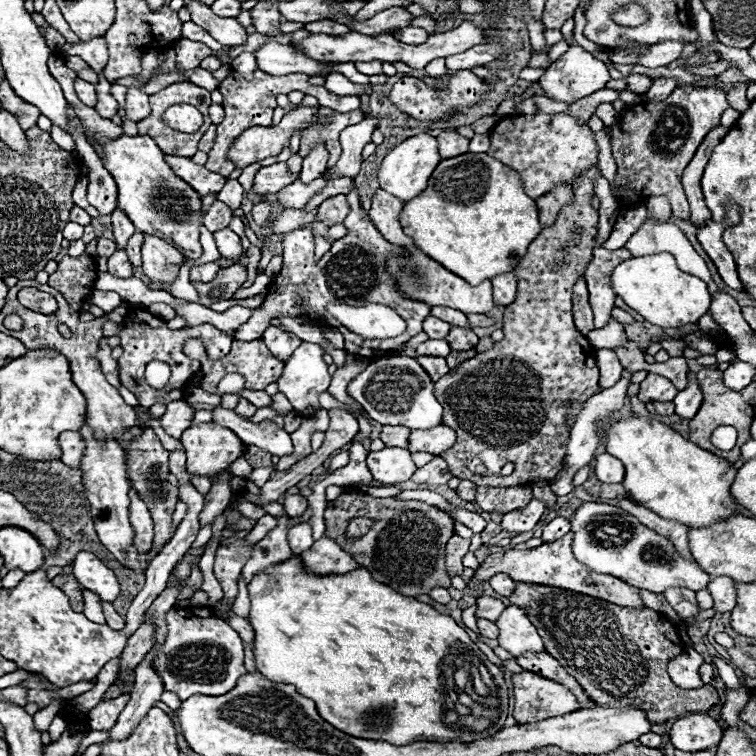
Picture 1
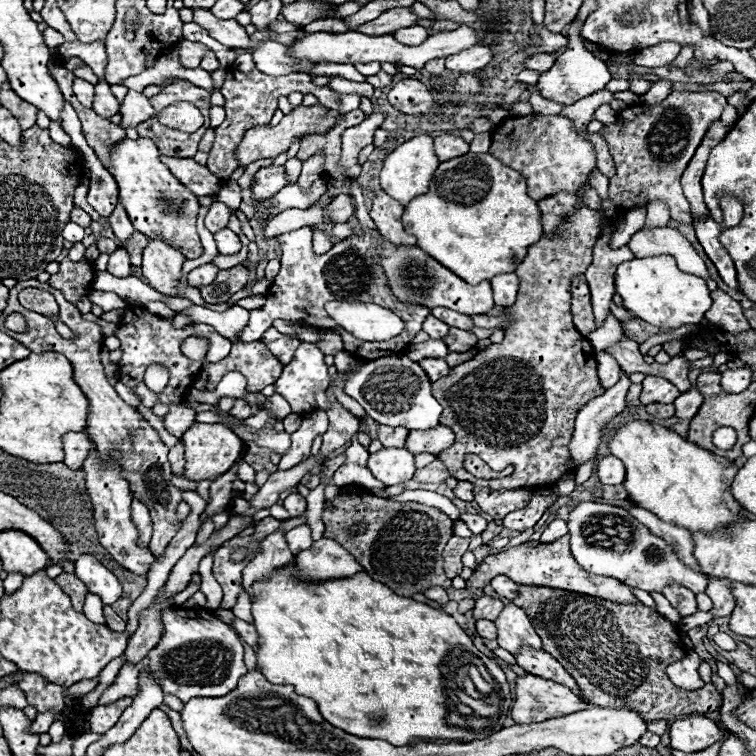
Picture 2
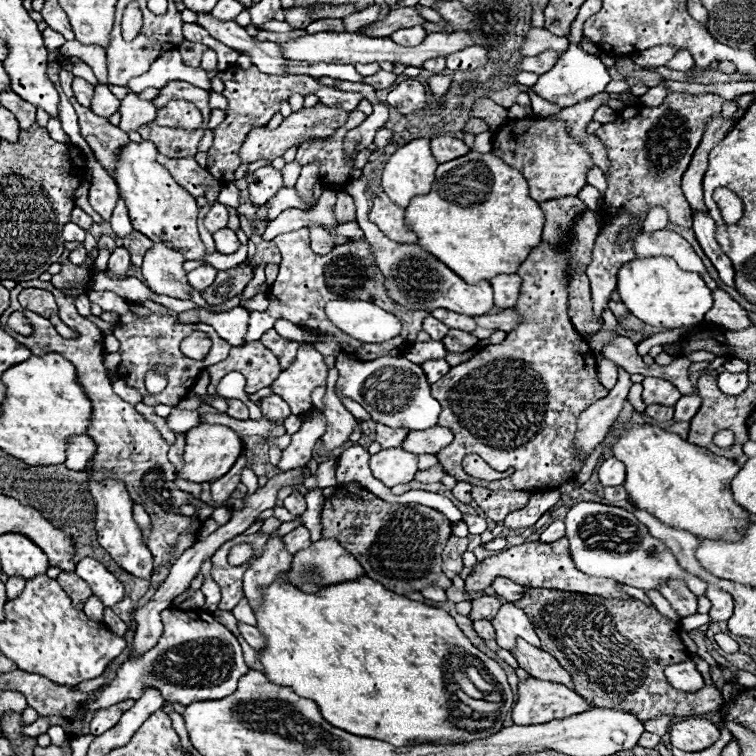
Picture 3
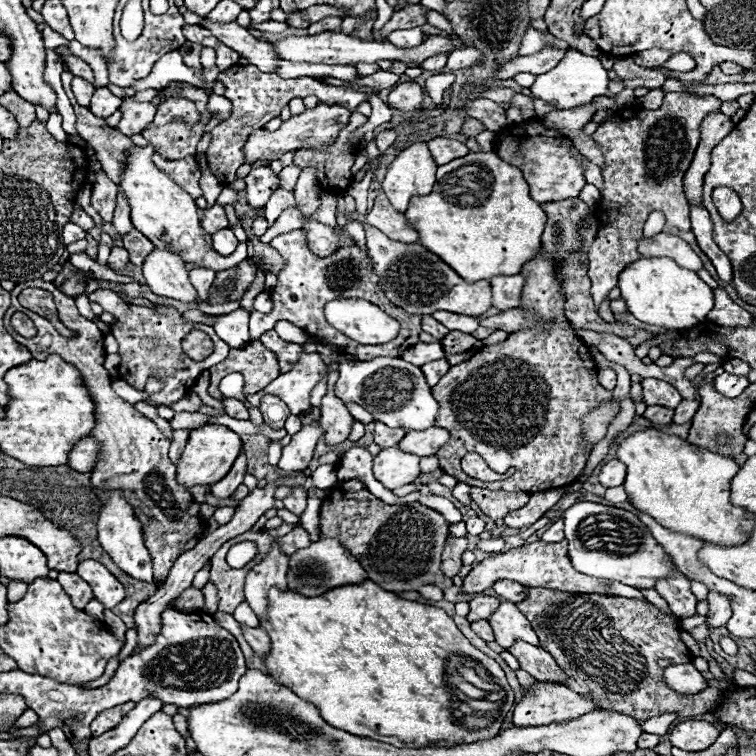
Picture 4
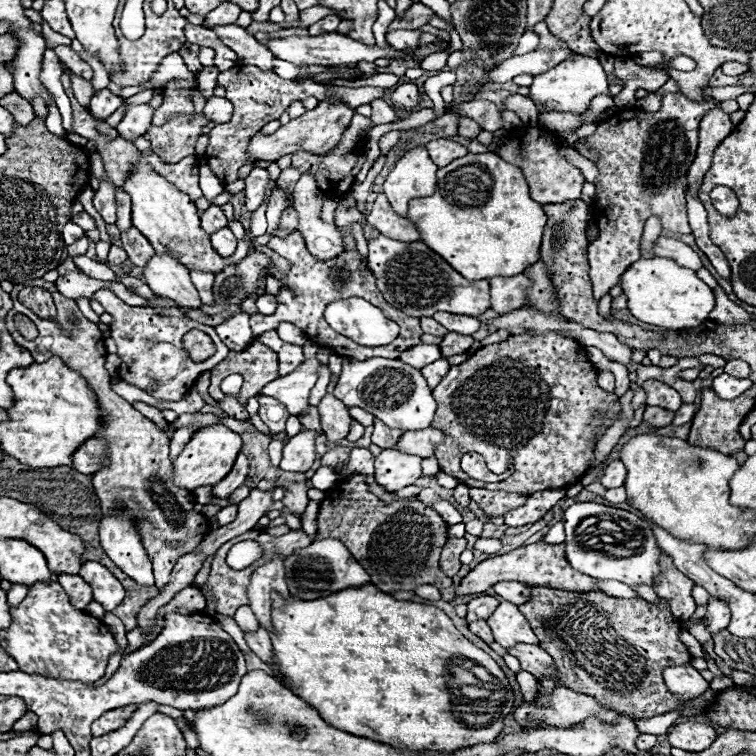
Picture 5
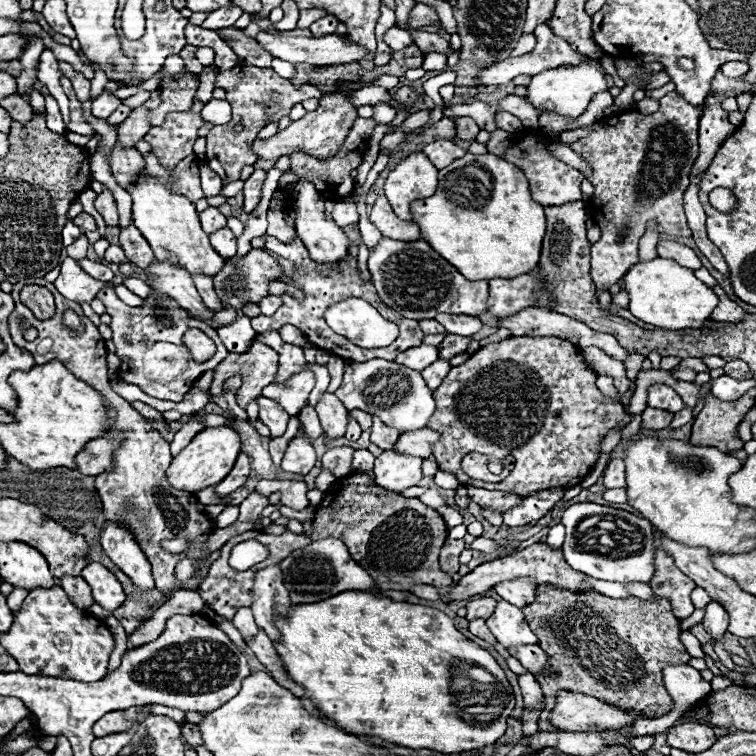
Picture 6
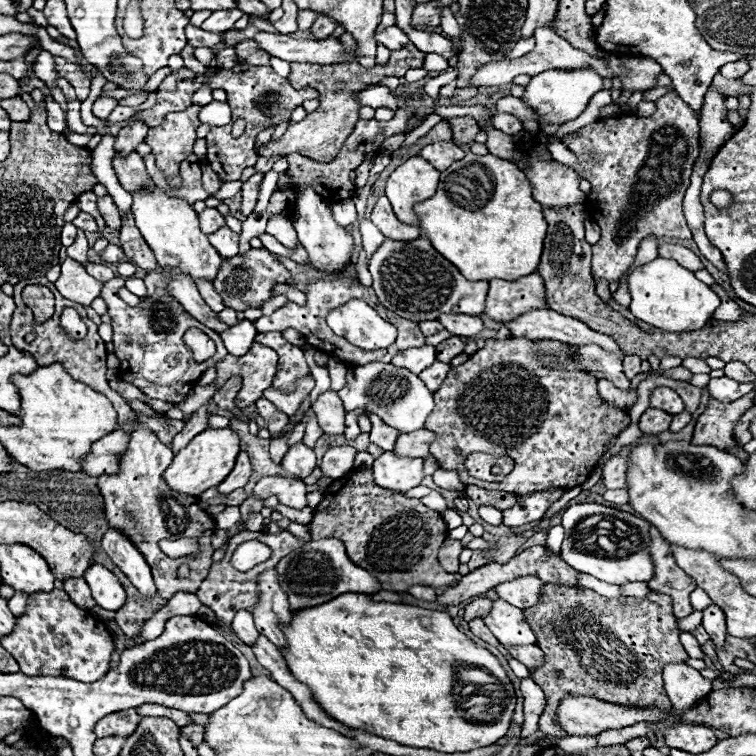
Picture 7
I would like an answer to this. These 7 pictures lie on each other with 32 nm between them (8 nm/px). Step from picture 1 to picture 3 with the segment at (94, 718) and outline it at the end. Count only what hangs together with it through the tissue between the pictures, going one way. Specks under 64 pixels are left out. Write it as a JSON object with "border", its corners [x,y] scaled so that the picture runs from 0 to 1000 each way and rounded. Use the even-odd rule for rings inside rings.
{"border":[[[164,926],[164,929],[153,931],[153,934],[130,939],[130,942],[124,944],[124,950],[122,950],[122,960],[119,960],[122,971],[130,974],[130,971],[151,963],[151,958],[156,958],[161,942],[167,942],[167,937],[175,937],[175,934],[177,934],[177,926]]]}

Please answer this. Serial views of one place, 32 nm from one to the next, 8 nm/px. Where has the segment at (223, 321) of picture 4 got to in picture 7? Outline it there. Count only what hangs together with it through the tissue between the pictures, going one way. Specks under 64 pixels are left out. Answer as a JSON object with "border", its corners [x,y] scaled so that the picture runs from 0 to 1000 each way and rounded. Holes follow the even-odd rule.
{"border":[[[317,423],[312,431],[307,431],[302,439],[294,439],[291,444],[296,450],[302,468],[315,474],[331,463],[331,455],[335,455],[339,442],[340,438],[332,426]]]}

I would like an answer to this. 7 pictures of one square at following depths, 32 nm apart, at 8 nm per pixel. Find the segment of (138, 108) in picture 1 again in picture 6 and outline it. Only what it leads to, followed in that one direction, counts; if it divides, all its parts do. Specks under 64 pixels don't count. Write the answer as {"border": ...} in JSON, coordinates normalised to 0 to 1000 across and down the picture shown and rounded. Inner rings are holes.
{"border":[[[177,143],[172,153],[156,167],[156,190],[161,190],[164,196],[177,196],[180,188],[185,188],[196,172],[196,143]]]}

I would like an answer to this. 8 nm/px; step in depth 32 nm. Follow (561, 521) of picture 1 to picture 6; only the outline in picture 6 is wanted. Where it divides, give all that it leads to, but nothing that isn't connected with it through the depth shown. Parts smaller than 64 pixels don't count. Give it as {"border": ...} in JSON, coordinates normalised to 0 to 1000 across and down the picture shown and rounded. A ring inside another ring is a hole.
{"border":[[[735,693],[735,696],[728,698],[725,712],[722,712],[722,720],[725,720],[728,725],[741,725],[743,717],[746,717],[746,696],[743,696],[743,693]]]}

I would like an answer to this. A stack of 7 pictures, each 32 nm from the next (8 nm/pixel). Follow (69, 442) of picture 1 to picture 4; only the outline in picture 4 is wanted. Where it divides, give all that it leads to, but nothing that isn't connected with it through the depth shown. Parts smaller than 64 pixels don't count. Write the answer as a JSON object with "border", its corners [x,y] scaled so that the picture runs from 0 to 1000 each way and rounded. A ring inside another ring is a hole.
{"border":[[[122,577],[108,579],[93,598],[93,619],[98,619],[101,624],[119,627],[130,611],[130,598],[132,587]]]}

